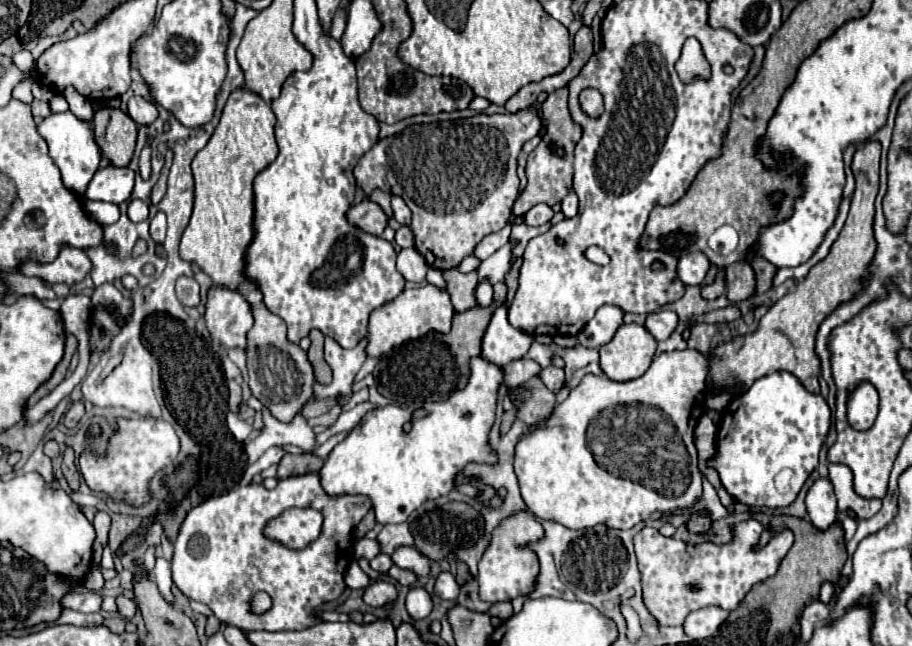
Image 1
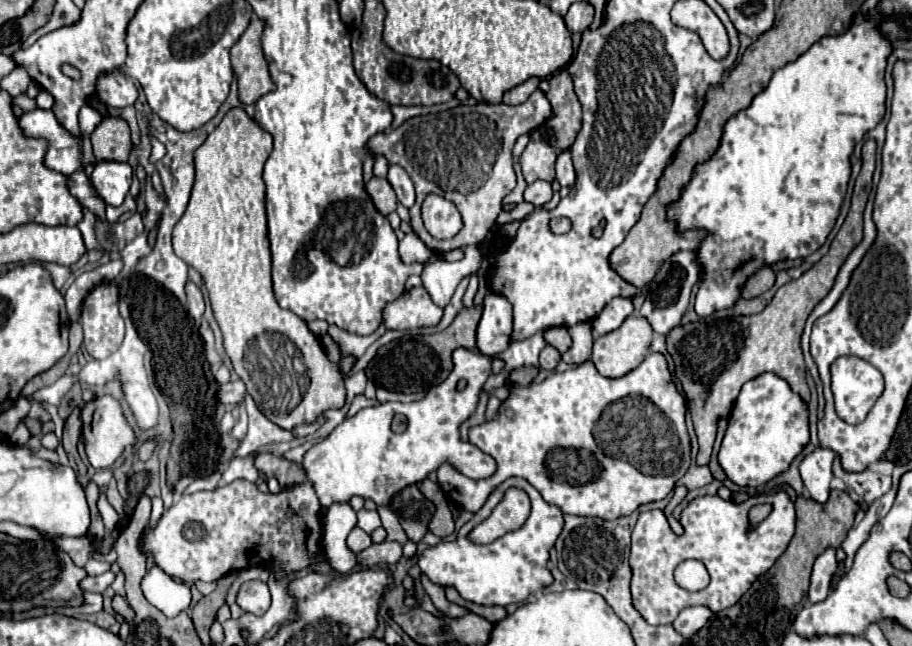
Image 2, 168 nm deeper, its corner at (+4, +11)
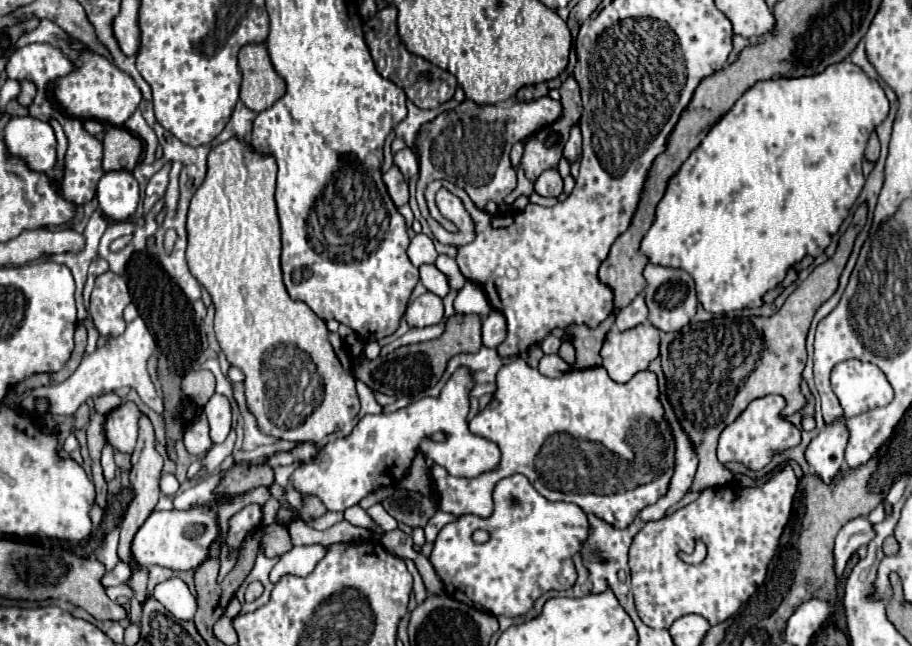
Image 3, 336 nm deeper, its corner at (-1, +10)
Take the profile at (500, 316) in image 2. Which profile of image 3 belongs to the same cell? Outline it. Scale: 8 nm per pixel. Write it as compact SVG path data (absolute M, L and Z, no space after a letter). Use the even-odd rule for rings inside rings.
M490 311L490 315L482 321L482 343L490 349L496 349L498 343L506 339L506 319L502 319L500 311Z

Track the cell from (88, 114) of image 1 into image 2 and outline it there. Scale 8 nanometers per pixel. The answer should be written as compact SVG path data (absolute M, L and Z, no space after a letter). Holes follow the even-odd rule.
M87 104L79 112L79 126L81 126L81 132L85 136L89 136L97 128L97 124L101 124L101 120L103 120L103 116L97 110L89 108Z

